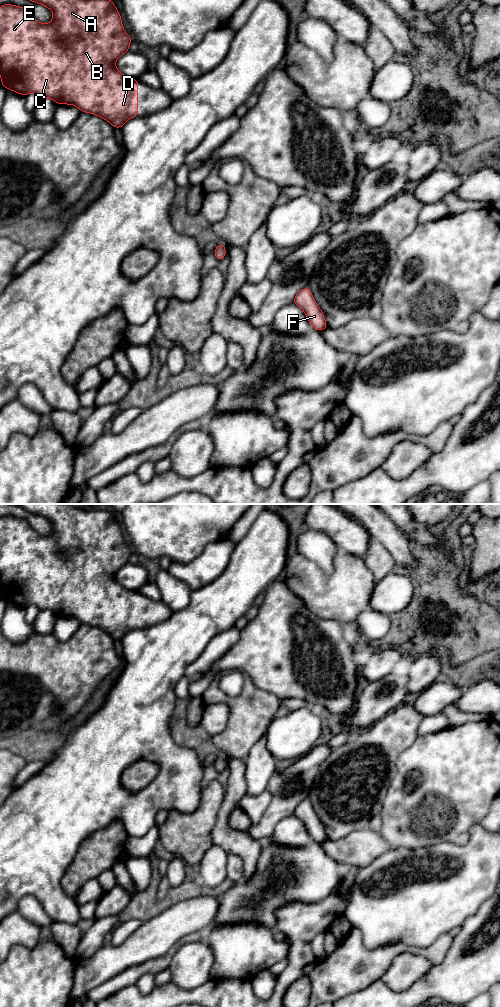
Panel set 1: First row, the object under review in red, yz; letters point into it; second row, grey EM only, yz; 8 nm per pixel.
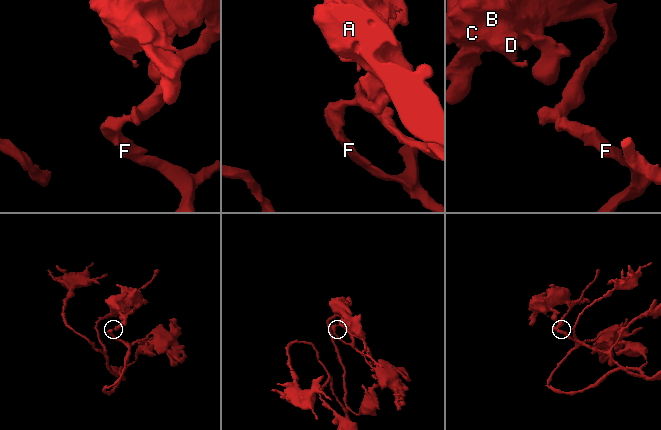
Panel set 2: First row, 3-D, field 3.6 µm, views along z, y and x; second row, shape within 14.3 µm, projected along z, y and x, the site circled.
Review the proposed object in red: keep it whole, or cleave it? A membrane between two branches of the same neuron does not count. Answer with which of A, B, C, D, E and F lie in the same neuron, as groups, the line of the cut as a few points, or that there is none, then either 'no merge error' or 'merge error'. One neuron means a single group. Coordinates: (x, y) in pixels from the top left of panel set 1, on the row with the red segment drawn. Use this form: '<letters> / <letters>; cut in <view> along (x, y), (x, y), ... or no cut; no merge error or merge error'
A B C D E F; no cut; no merge error

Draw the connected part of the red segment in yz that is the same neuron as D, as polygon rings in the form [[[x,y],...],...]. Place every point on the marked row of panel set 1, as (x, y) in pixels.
[[[30,0],[49,8],[53,13],[50,23],[37,21],[29,11],[21,6],[4,4],[0,6],[0,77],[1,84],[7,90],[12,90],[23,96],[34,93],[39,98],[51,98],[56,104],[74,105],[81,112],[97,115],[109,122],[115,128],[122,128],[127,120],[138,116],[138,80],[123,75],[116,68],[116,61],[129,51],[132,41],[122,24],[121,15],[112,0]]]

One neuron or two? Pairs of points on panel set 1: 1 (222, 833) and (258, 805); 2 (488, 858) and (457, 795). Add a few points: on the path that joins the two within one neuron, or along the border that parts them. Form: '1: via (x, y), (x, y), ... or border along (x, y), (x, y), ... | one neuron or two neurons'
1: border along (246, 792), (238, 806) | two neurons
2: border along (479, 823), (470, 829), (468, 840), (460, 846) | two neurons

